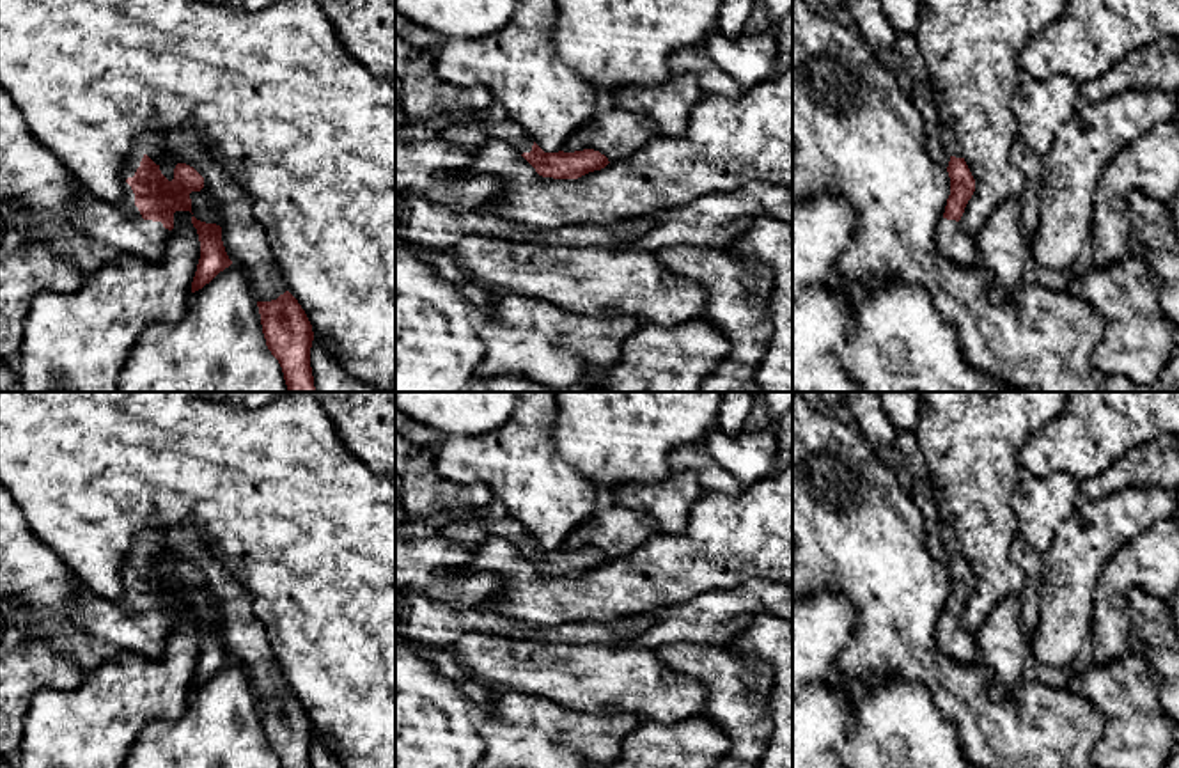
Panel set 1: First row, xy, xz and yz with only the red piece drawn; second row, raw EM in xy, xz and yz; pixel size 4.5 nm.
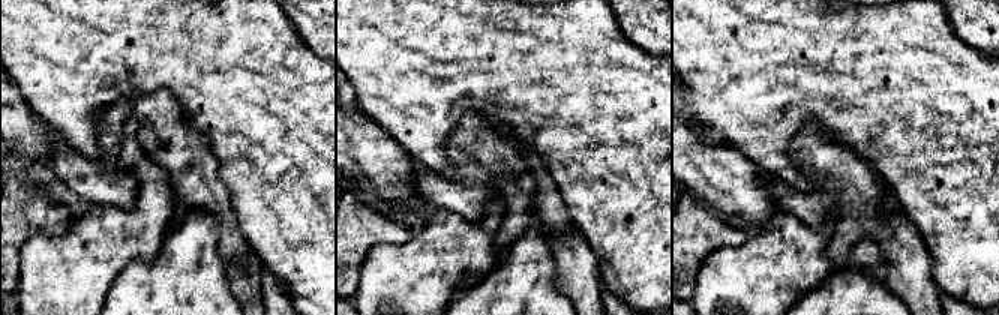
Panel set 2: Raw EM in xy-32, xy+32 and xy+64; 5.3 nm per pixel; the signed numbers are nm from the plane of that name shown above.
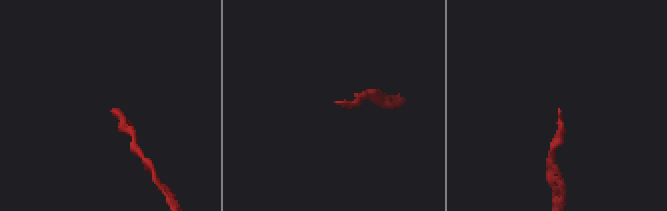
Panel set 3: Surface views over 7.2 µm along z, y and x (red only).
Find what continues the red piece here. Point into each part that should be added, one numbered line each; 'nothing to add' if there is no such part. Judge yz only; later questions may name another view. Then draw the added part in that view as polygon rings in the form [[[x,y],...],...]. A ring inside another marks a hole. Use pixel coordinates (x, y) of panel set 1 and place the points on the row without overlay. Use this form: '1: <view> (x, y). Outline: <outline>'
1: yz (951, 545). Outline: [[[943,521],[940,523],[940,527],[941,527],[940,536],[941,536],[941,543],[945,548],[943,562],[949,564],[949,559],[952,553],[963,555],[963,552],[961,552],[961,546],[957,543],[957,537],[950,532],[950,529]]]

